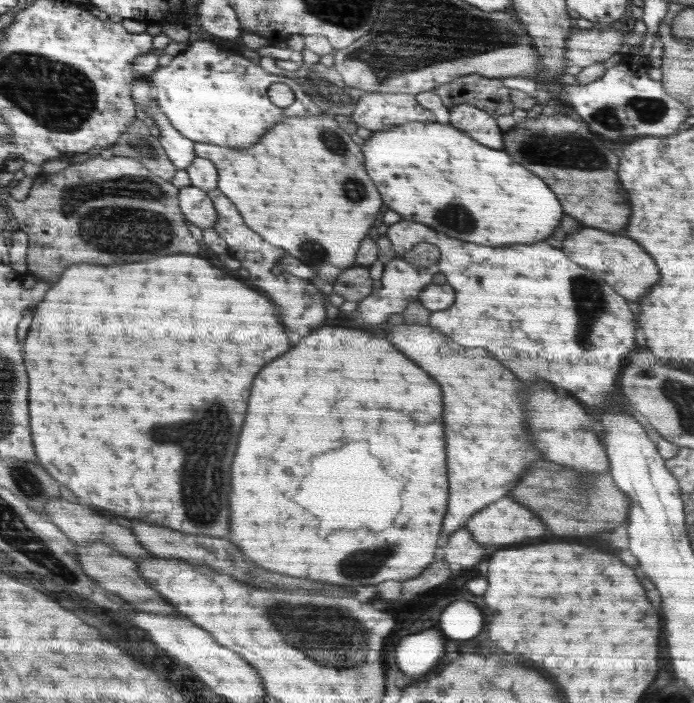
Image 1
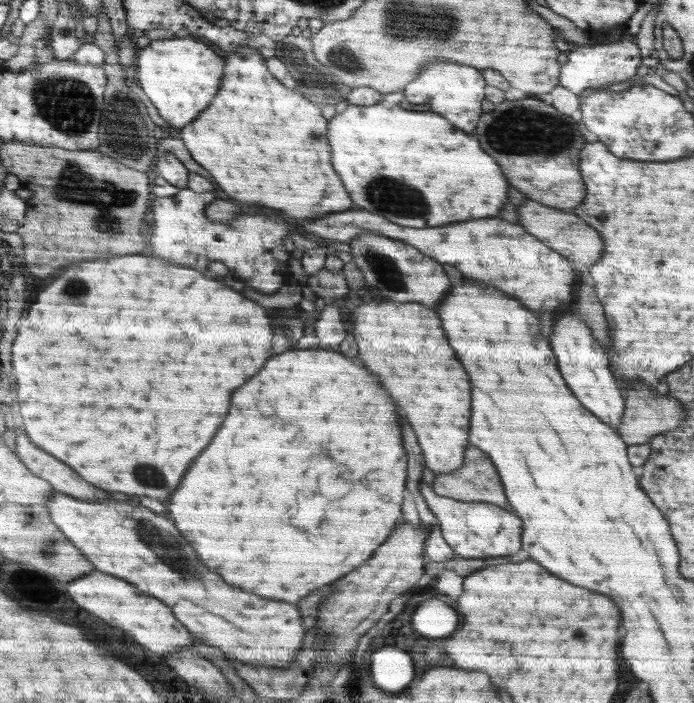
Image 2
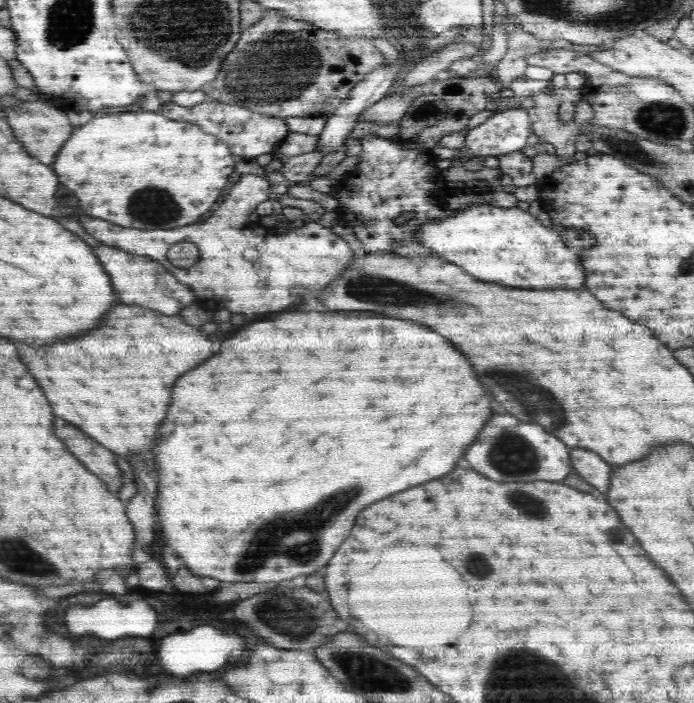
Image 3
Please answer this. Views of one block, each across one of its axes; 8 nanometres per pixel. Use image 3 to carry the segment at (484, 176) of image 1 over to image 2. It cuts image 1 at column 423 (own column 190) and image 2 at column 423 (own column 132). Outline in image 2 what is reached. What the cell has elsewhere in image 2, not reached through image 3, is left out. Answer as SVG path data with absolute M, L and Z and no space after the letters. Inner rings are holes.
M400 92L384 96L384 102L373 104L372 106L354 106L348 105L342 114L336 113L332 118L332 148L336 148L336 172L344 176L344 184L352 188L352 200L356 200L358 206L362 206L368 212L378 212L386 220L398 224L398 226L408 226L408 228L432 228L432 226L442 226L442 224L452 224L452 222L464 222L470 218L496 218L502 206L508 200L508 182L500 170L500 166L494 162L492 156L488 156L478 140L458 128L454 128L446 118L432 111L414 112L414 110L404 110L400 108L400 98L403 98Z

